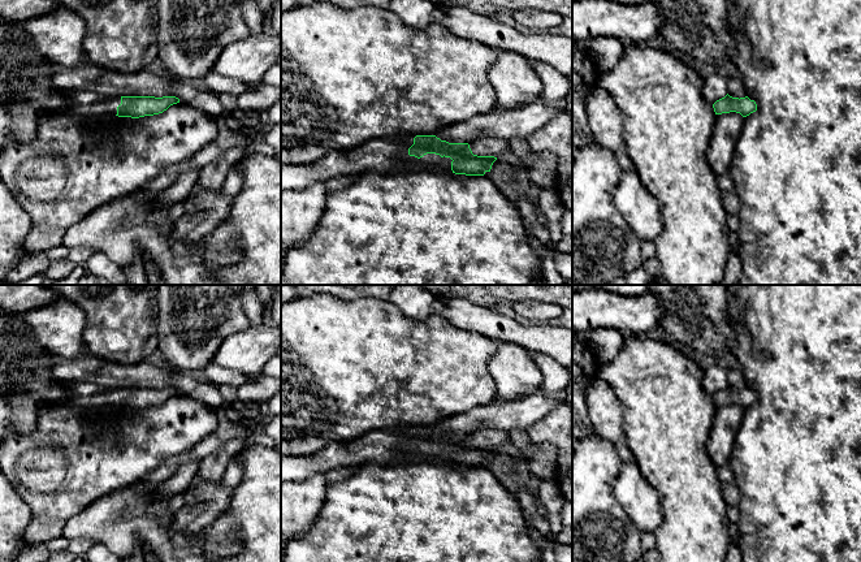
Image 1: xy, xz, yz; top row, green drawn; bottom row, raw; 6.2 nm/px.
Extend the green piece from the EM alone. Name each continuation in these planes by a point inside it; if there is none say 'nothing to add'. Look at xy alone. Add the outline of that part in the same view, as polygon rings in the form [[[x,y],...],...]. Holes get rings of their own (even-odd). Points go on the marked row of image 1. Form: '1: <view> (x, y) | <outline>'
1: xy (79, 103) | [[[66,91],[65,109],[61,113],[87,117],[116,116],[121,96],[107,96],[94,91]]]

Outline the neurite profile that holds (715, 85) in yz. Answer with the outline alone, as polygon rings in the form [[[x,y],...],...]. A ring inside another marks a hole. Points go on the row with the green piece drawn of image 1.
[[[711,72],[704,81],[702,96],[706,103],[713,105],[727,94],[727,78],[719,73]]]

